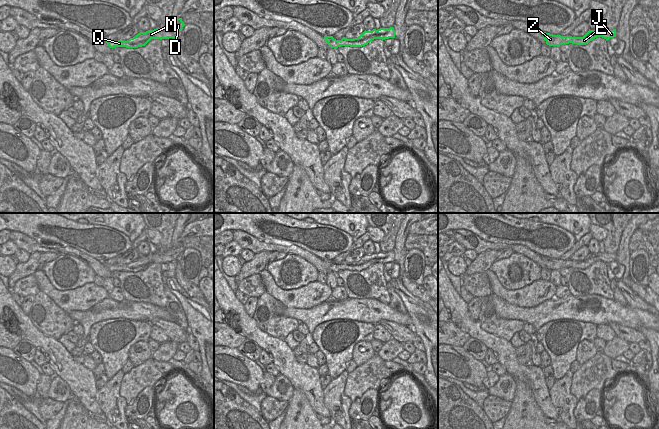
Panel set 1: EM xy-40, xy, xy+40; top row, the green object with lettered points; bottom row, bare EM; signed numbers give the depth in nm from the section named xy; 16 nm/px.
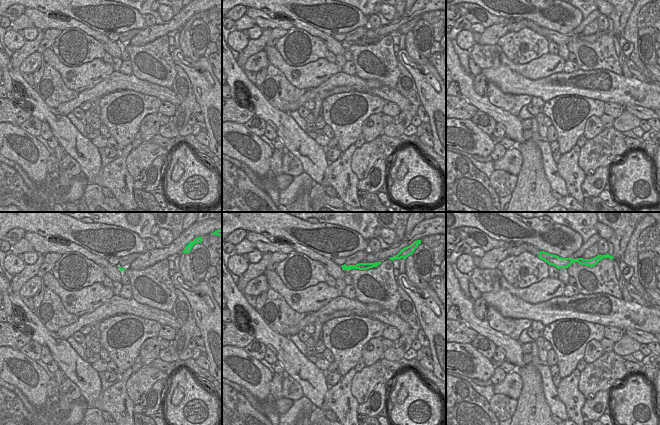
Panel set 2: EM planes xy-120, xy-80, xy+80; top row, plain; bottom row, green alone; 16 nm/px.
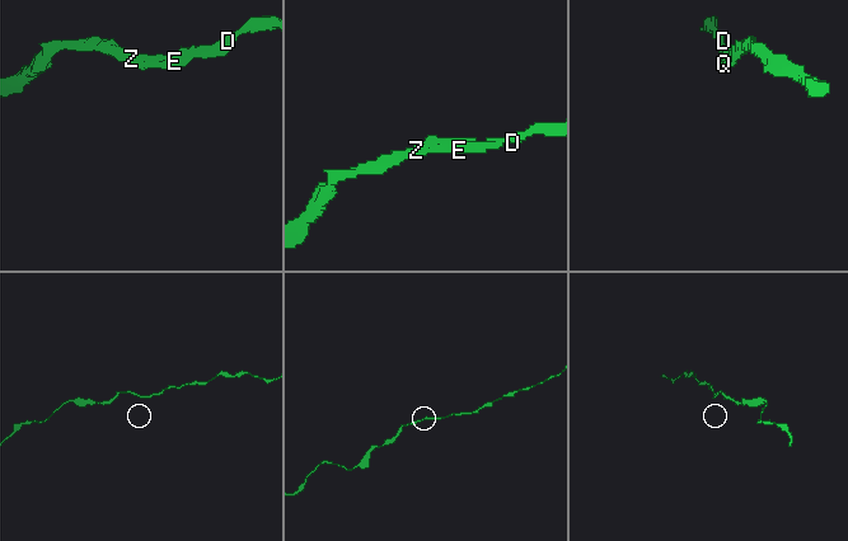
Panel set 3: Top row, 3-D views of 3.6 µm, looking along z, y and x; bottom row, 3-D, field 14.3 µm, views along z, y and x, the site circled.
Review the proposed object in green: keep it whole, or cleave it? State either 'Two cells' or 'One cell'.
One cell.

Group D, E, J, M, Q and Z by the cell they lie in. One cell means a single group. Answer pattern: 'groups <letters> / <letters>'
groups D E J M Q Z

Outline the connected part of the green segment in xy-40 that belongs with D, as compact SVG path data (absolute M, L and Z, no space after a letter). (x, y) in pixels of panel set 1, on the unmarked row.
M176 242L176 245L166 252L156 252L154 254L140 256L127 265L106 265L106 267L112 273L115 271L138 272L145 270L151 263L176 262L185 249L182 242Z

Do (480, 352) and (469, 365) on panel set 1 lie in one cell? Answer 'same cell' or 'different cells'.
different cells

